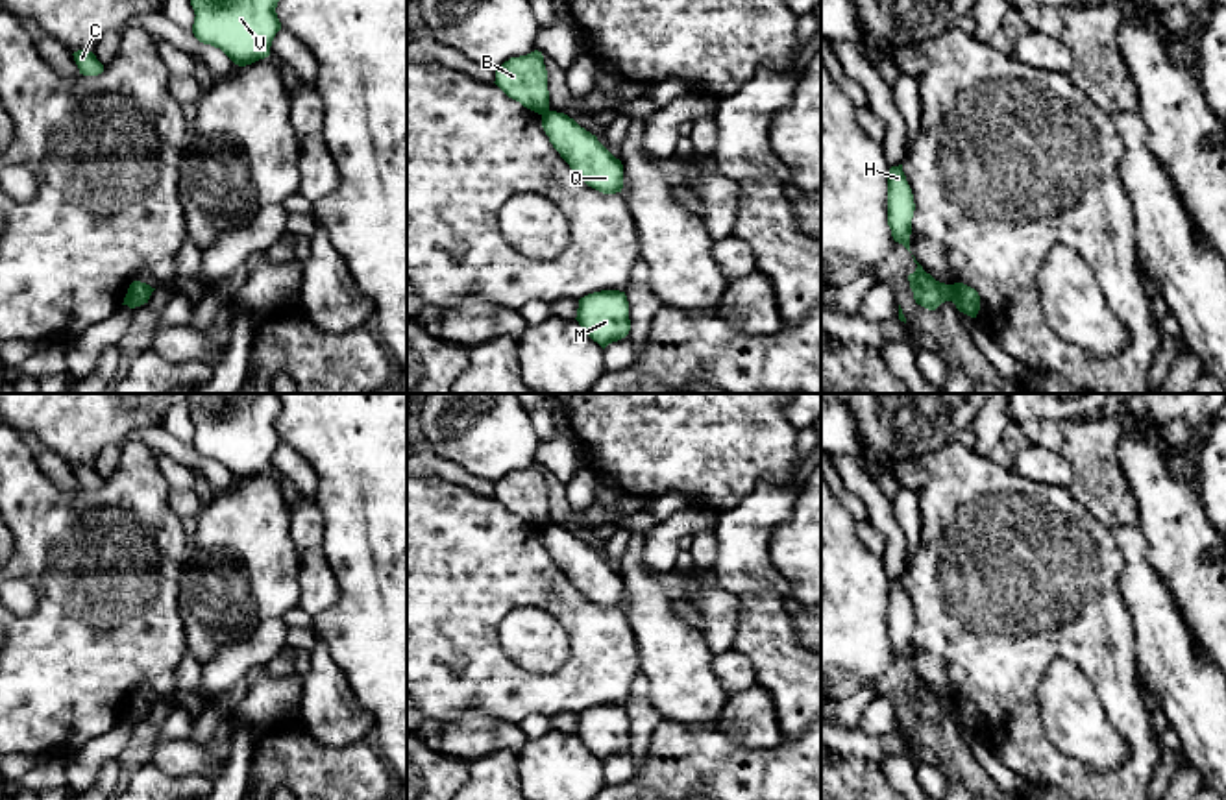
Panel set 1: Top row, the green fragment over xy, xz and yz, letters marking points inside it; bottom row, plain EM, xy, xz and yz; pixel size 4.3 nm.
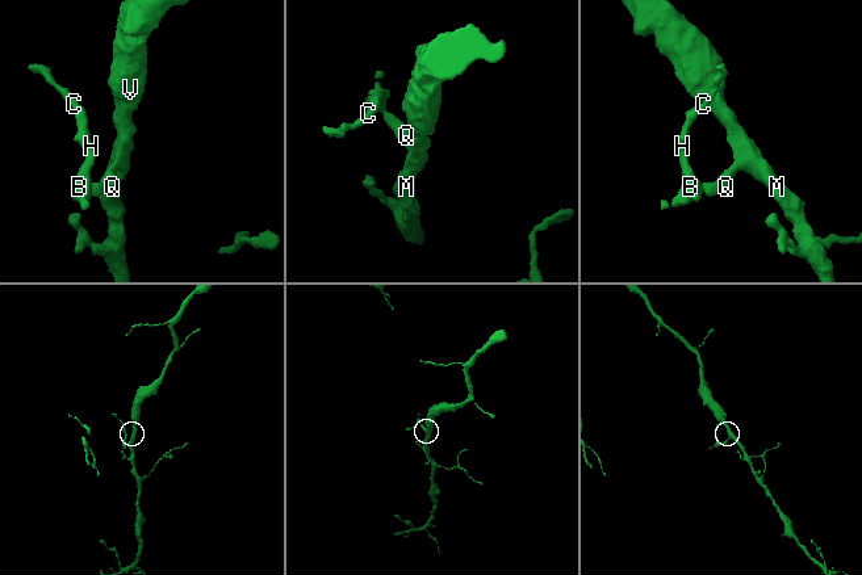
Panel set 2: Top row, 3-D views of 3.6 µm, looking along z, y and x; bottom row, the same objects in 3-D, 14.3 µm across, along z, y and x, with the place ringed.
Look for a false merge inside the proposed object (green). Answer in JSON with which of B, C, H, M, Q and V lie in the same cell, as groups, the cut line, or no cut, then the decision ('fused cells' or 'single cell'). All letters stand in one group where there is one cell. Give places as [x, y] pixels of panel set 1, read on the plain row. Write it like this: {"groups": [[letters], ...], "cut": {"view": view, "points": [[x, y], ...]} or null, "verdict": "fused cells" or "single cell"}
{"groups": [["B", "C", "H"], ["M", "Q", "V"]], "cut": {"view": "yz", "points": [[951, 699], [953, 714]]}, "verdict": "fused cells"}

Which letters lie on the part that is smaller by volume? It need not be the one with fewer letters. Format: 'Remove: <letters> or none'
Remove: B, C, H

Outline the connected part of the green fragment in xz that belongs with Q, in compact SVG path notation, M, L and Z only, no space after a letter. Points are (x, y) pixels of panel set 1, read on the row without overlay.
M546 525L542 541L570 582L592 602L616 608L623 602L623 578L595 549L564 527Z

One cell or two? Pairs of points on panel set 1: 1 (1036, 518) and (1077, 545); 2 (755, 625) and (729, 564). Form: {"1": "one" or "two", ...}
{"1": "one", "2": "two"}

